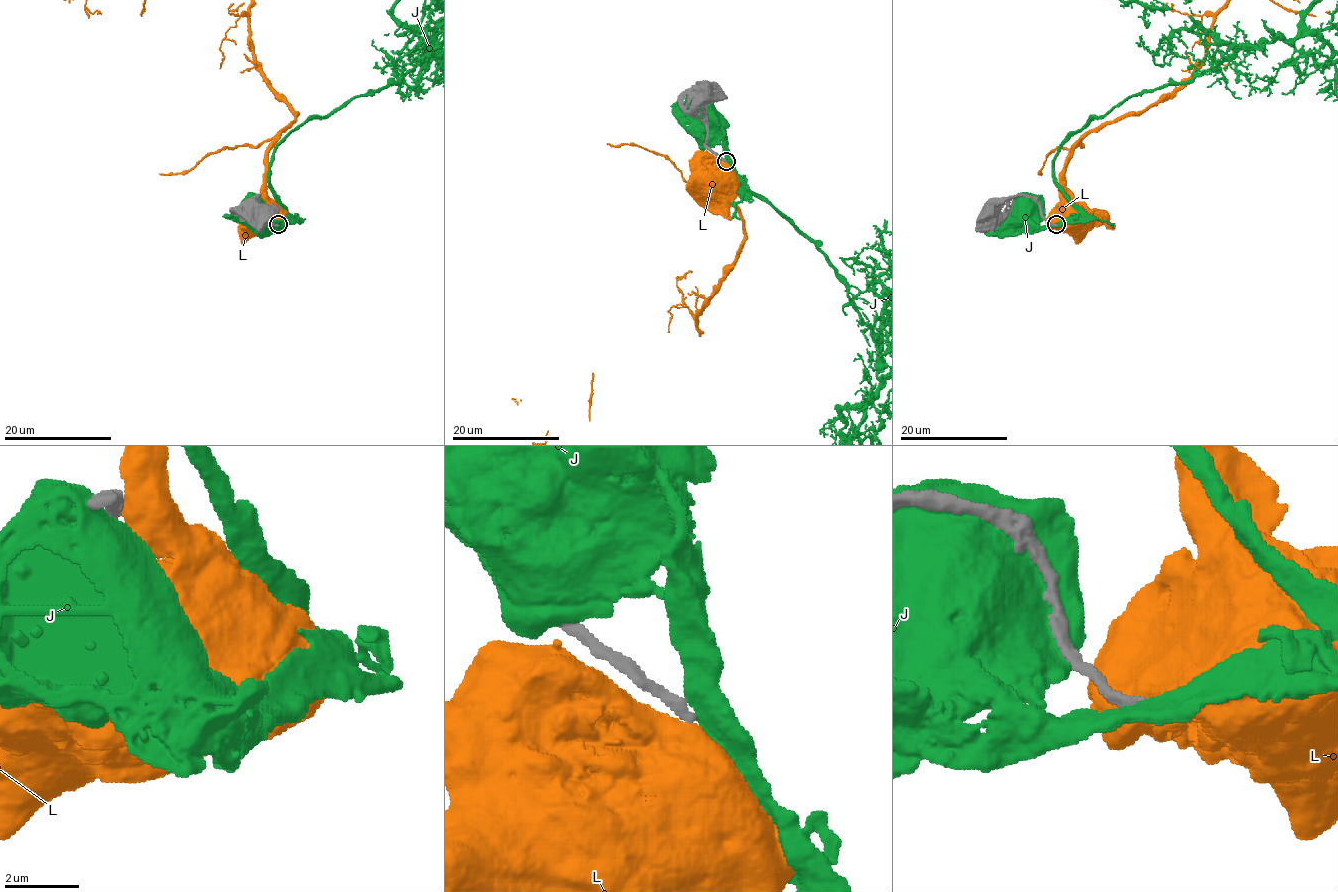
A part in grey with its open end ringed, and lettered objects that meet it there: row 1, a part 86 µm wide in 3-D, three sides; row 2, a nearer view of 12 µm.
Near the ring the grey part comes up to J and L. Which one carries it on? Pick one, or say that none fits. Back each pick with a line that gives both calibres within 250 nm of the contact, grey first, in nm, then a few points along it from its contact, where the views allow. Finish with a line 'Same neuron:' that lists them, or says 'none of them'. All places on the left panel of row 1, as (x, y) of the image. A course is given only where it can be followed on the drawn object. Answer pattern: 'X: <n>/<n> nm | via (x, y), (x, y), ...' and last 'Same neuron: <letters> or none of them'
Same neuron: none of them

